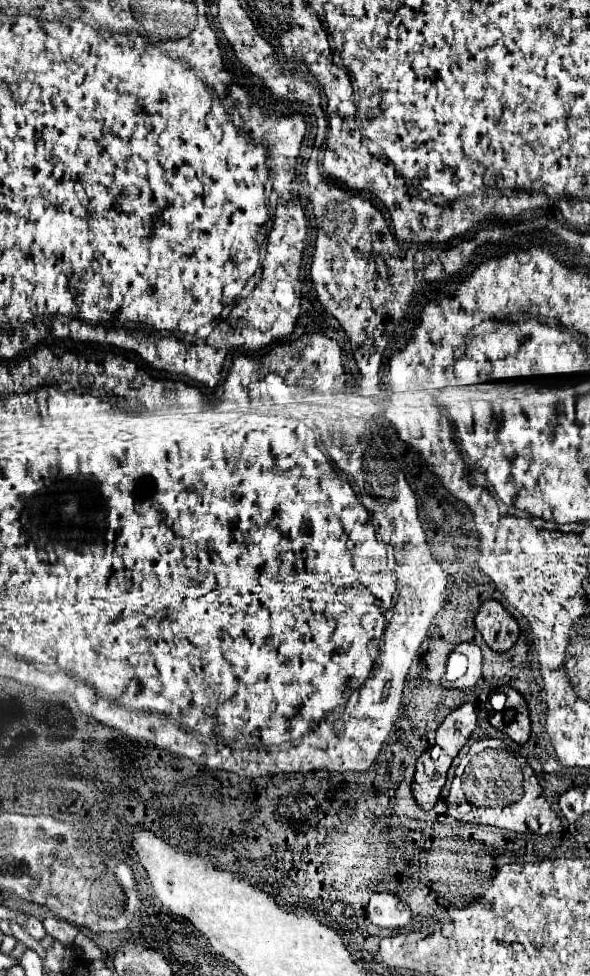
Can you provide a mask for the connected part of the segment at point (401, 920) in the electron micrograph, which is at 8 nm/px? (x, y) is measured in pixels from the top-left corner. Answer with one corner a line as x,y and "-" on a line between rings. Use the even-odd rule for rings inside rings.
374,893
366,911
372,923
386,929
402,929
412,921
408,903
404,903
392,893

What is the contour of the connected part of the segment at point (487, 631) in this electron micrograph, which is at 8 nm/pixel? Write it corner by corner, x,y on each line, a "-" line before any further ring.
484,601
476,613
474,625
492,651
508,651
520,633
516,619
498,601

